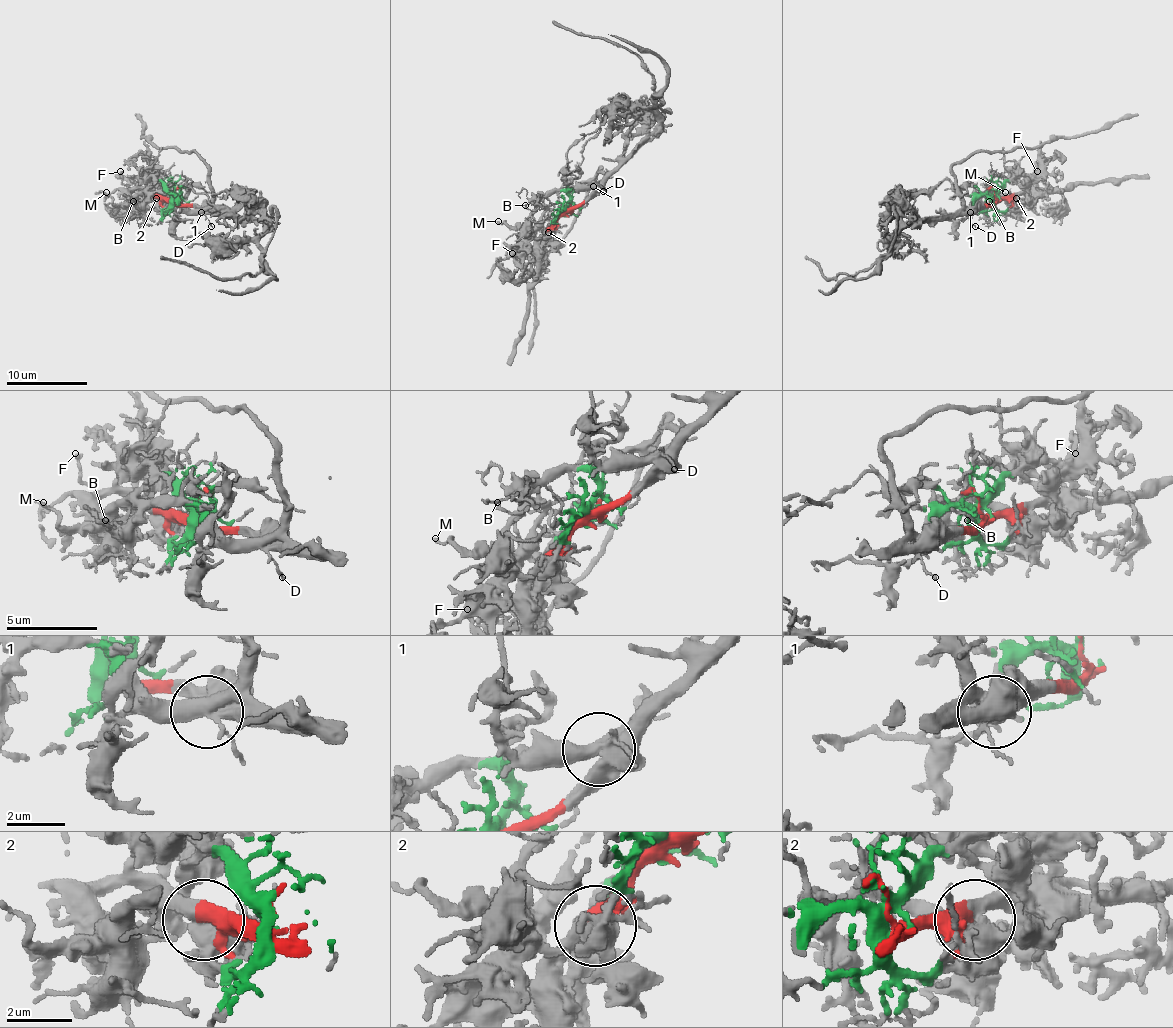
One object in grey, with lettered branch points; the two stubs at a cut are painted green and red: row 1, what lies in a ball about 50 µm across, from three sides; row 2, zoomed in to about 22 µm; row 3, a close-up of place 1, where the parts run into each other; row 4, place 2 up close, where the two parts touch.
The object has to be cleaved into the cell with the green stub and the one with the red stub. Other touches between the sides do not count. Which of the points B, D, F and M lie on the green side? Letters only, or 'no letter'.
B, D, M

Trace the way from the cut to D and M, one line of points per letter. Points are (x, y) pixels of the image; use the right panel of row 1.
D: (995, 198), (978, 196), (972, 202), (972, 210), (968, 214), (974, 226)
M: (995, 198), (995, 214), (1001, 222), (1007, 218), (1011, 206), (1005, 192)

